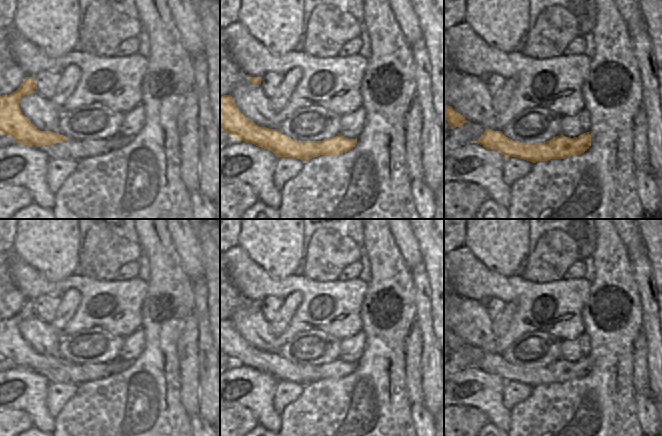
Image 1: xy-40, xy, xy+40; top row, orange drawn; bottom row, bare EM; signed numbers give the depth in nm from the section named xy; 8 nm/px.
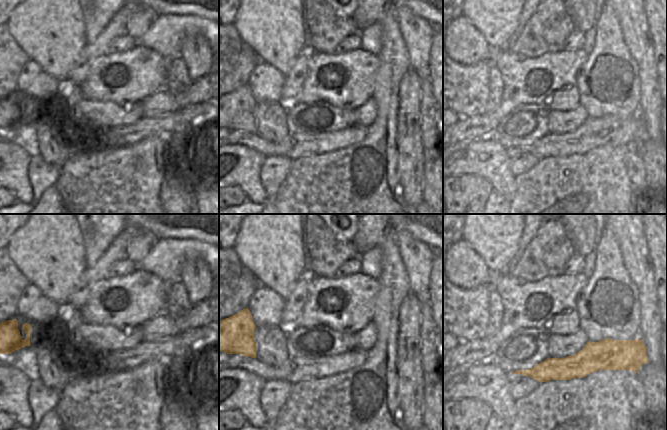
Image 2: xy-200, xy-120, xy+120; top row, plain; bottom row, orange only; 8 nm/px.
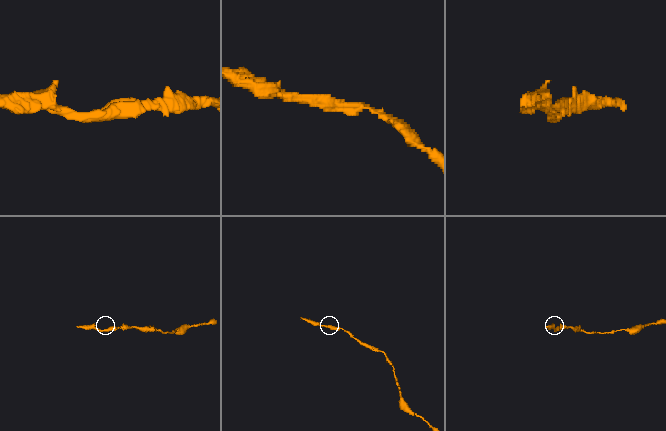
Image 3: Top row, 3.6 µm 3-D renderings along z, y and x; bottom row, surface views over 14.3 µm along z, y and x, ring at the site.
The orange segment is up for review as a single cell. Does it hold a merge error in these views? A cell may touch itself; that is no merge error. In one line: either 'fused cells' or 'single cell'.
single cell

